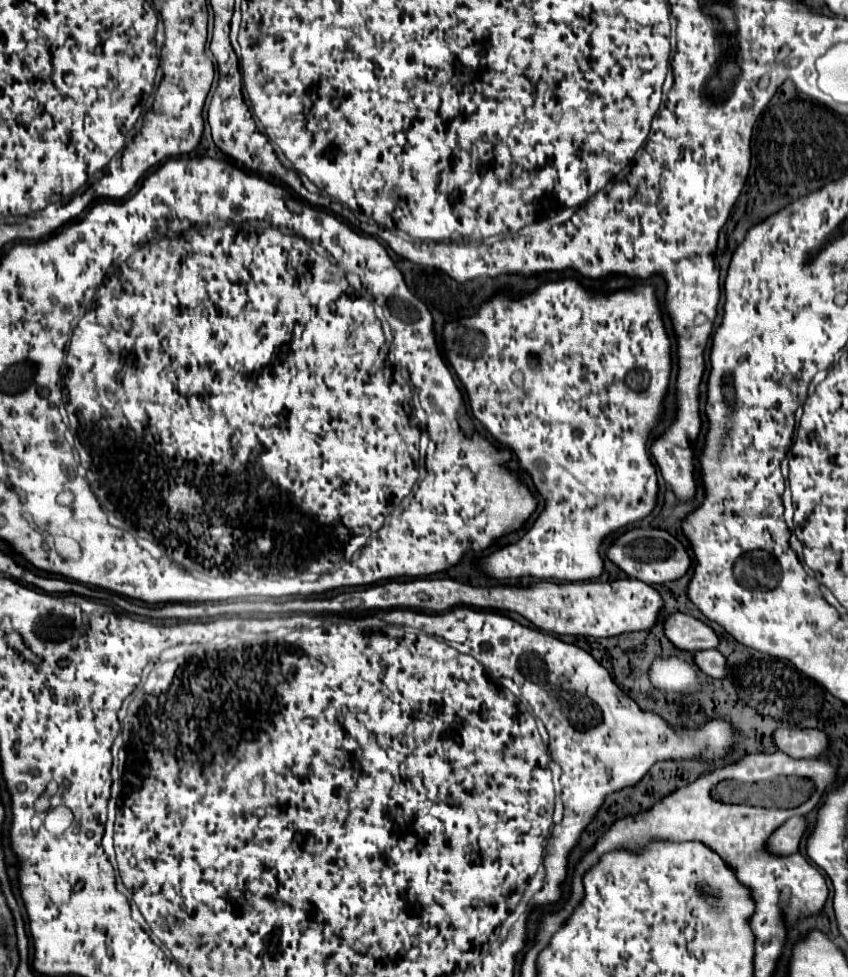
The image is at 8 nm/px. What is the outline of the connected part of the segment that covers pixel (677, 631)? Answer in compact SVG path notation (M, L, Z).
M687 614L667 616L665 634L679 650L687 650L687 652L717 648L721 642L711 626Z

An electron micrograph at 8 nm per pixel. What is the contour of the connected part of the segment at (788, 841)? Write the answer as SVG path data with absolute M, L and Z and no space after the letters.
M793 816L789 818L781 828L773 832L769 838L769 850L773 854L793 854L799 850L799 842L807 830L807 818L805 816Z

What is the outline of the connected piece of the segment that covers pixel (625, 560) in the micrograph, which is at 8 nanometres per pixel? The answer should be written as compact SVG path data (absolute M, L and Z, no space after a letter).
M633 528L625 532L623 536L615 540L607 556L623 572L627 572L629 578L637 578L647 584L665 584L671 580L679 580L691 568L691 556L687 548L673 534L669 534L667 530L659 530L659 528L651 528L651 530Z

